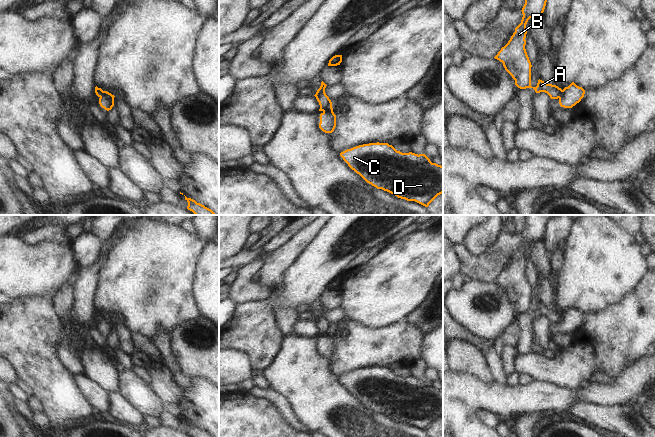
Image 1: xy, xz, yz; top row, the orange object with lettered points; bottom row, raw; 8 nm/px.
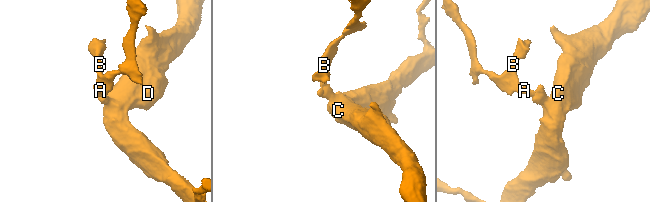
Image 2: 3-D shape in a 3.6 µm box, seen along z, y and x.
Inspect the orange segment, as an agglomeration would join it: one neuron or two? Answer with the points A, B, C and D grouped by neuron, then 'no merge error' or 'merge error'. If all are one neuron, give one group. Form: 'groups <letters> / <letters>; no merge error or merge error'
groups A B / C D; merge error

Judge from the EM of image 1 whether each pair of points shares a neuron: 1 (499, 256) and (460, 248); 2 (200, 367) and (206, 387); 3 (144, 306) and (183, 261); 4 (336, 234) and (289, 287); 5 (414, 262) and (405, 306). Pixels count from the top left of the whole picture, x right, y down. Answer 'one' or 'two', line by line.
1: one
2: two
3: one
4: one
5: one

